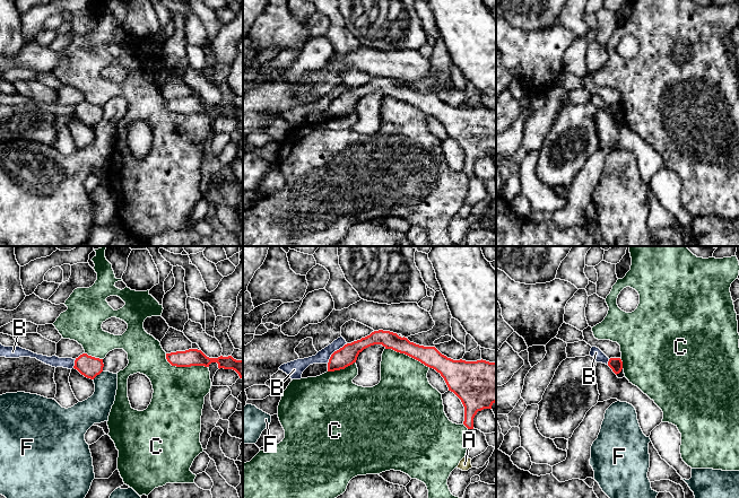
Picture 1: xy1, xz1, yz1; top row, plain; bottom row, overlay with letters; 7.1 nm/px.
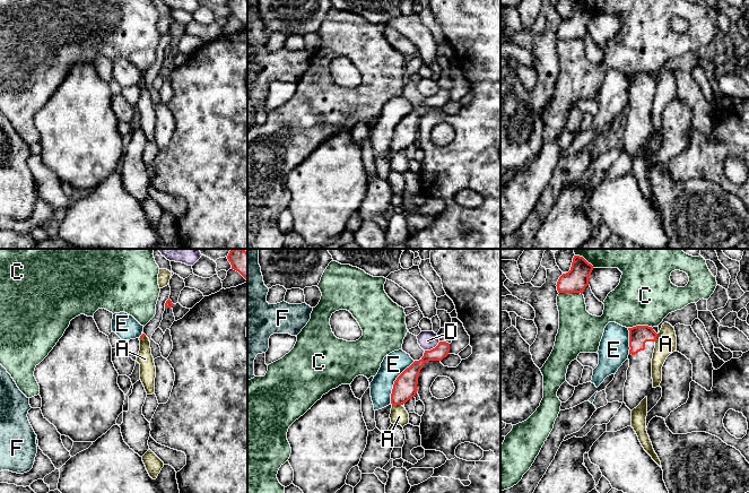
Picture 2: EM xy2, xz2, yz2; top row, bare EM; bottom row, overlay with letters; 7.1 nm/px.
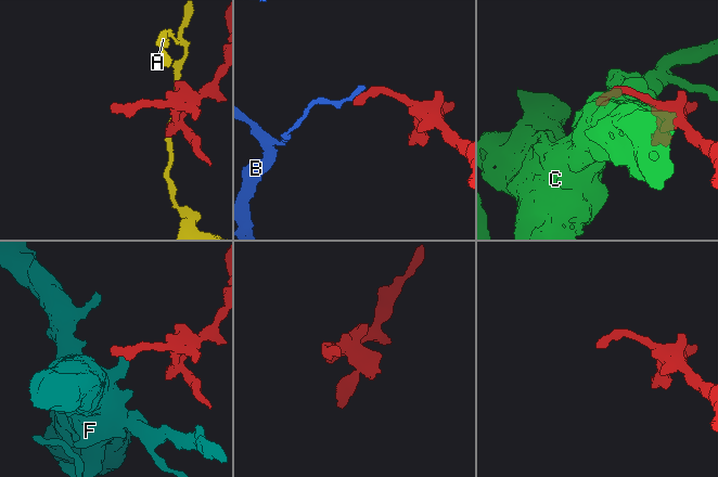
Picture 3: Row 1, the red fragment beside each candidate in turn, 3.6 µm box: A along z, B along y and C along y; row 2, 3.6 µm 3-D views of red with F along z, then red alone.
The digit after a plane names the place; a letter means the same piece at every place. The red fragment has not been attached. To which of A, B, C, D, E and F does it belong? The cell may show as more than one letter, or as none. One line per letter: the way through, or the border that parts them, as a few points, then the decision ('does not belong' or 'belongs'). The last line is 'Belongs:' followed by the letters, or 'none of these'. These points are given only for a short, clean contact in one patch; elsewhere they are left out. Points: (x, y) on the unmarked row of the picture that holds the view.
A: along xz2 (401, 150), (392, 153) | does not belong
B: along xz1 (347, 90), (337, 96), (327, 110) | does not belong
C: does not belong
D: does not belong
E: does not belong
F: along xy1 (102, 118), (93, 127) | does not belong
Belongs: none of these

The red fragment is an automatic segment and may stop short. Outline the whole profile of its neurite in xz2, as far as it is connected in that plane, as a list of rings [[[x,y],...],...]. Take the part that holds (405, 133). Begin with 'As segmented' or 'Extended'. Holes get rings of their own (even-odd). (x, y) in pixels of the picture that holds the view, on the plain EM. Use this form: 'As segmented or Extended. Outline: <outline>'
As segmented. Outline: [[[439,88],[438,92],[430,96],[425,97],[424,103],[419,107],[415,107],[409,114],[407,114],[394,128],[391,150],[402,152],[417,140],[417,131],[419,119],[424,111],[429,107],[442,107],[448,102],[450,90],[446,88]]]

